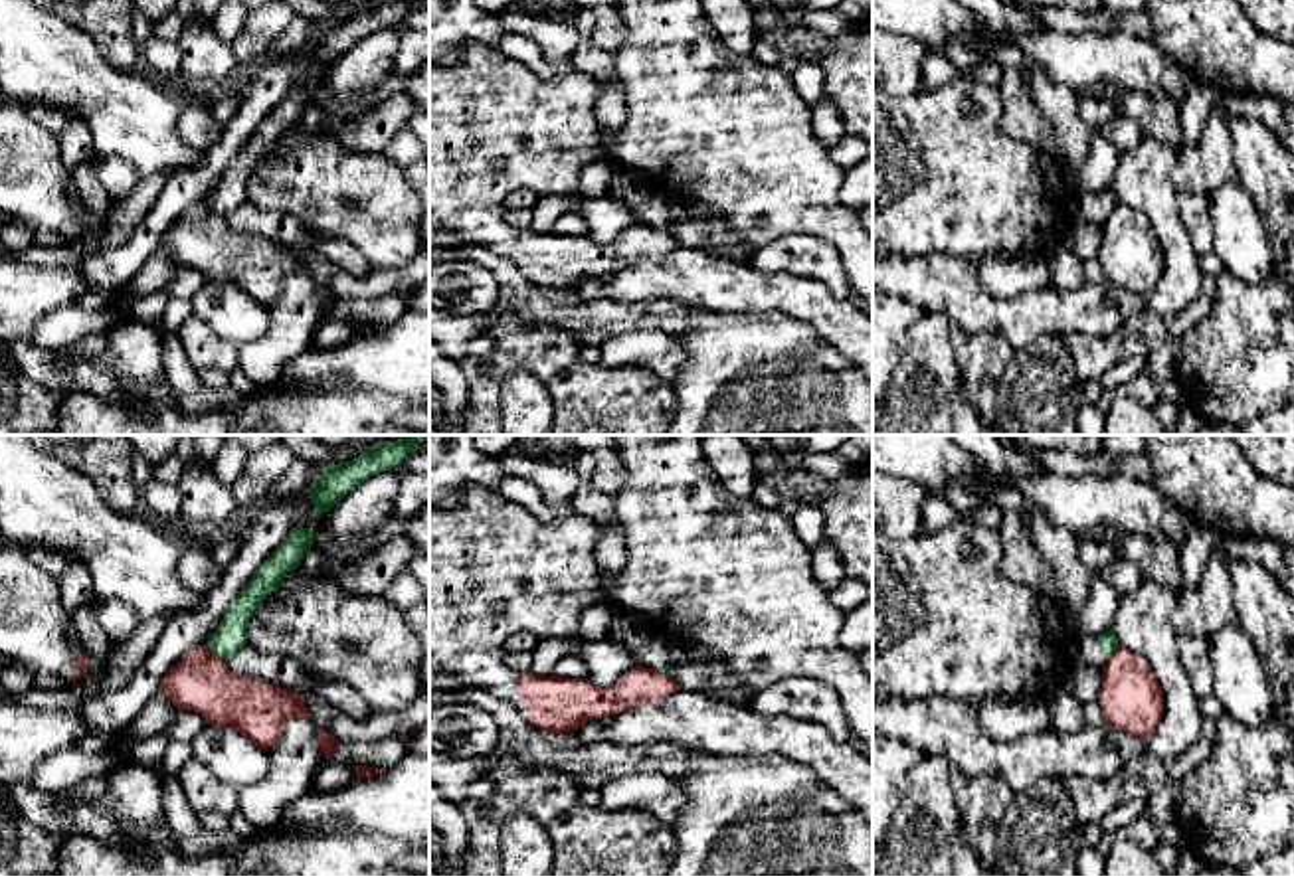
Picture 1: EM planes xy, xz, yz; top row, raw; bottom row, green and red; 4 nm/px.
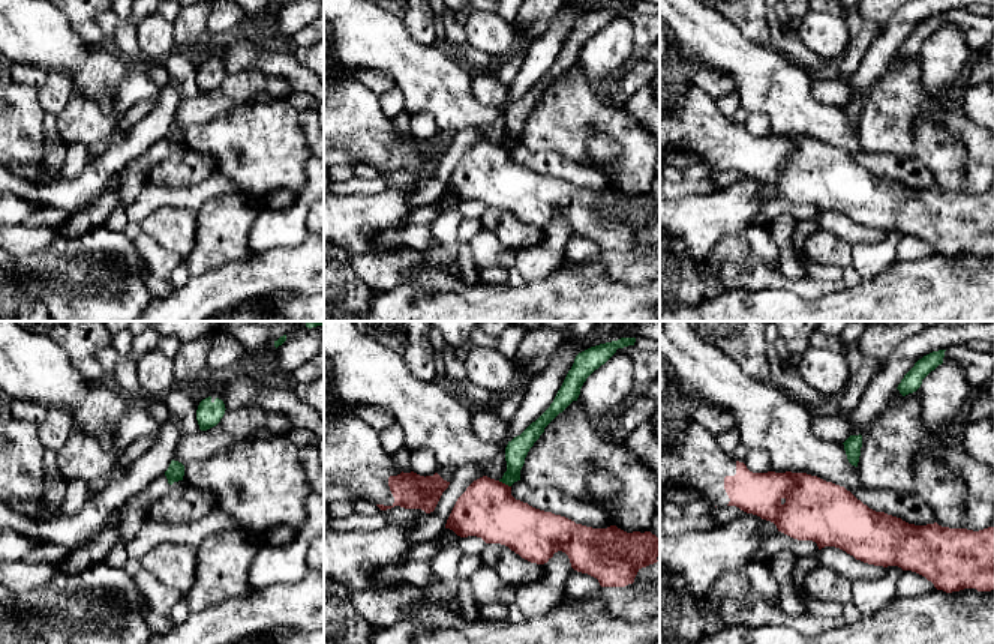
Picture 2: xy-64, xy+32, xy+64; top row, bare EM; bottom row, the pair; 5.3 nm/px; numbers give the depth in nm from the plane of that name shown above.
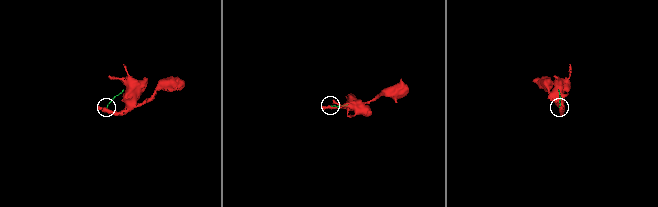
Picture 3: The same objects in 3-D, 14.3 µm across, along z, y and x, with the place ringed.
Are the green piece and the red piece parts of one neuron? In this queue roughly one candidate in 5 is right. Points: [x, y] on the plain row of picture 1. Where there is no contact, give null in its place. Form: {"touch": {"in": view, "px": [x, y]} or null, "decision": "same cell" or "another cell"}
{"touch": {"in": "xy", "px": [216, 210]}, "decision": "another cell"}

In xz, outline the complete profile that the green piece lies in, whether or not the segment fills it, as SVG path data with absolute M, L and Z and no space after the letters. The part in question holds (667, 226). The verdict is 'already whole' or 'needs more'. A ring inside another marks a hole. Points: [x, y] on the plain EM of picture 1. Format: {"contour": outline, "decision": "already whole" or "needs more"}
{"contour": "M609 162L609 166L613 200L629 208L637 221L657 225L673 233L669 204L663 192L625 164Z", "decision": "needs more"}

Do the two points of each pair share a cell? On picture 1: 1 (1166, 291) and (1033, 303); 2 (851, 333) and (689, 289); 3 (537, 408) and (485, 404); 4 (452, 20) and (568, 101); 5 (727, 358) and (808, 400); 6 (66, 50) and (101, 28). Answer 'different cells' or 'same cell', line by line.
1: different cells
2: same cell
3: different cells
4: different cells
5: same cell
6: different cells

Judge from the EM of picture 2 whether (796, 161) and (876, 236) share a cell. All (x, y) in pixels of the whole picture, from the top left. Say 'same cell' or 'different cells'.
different cells

